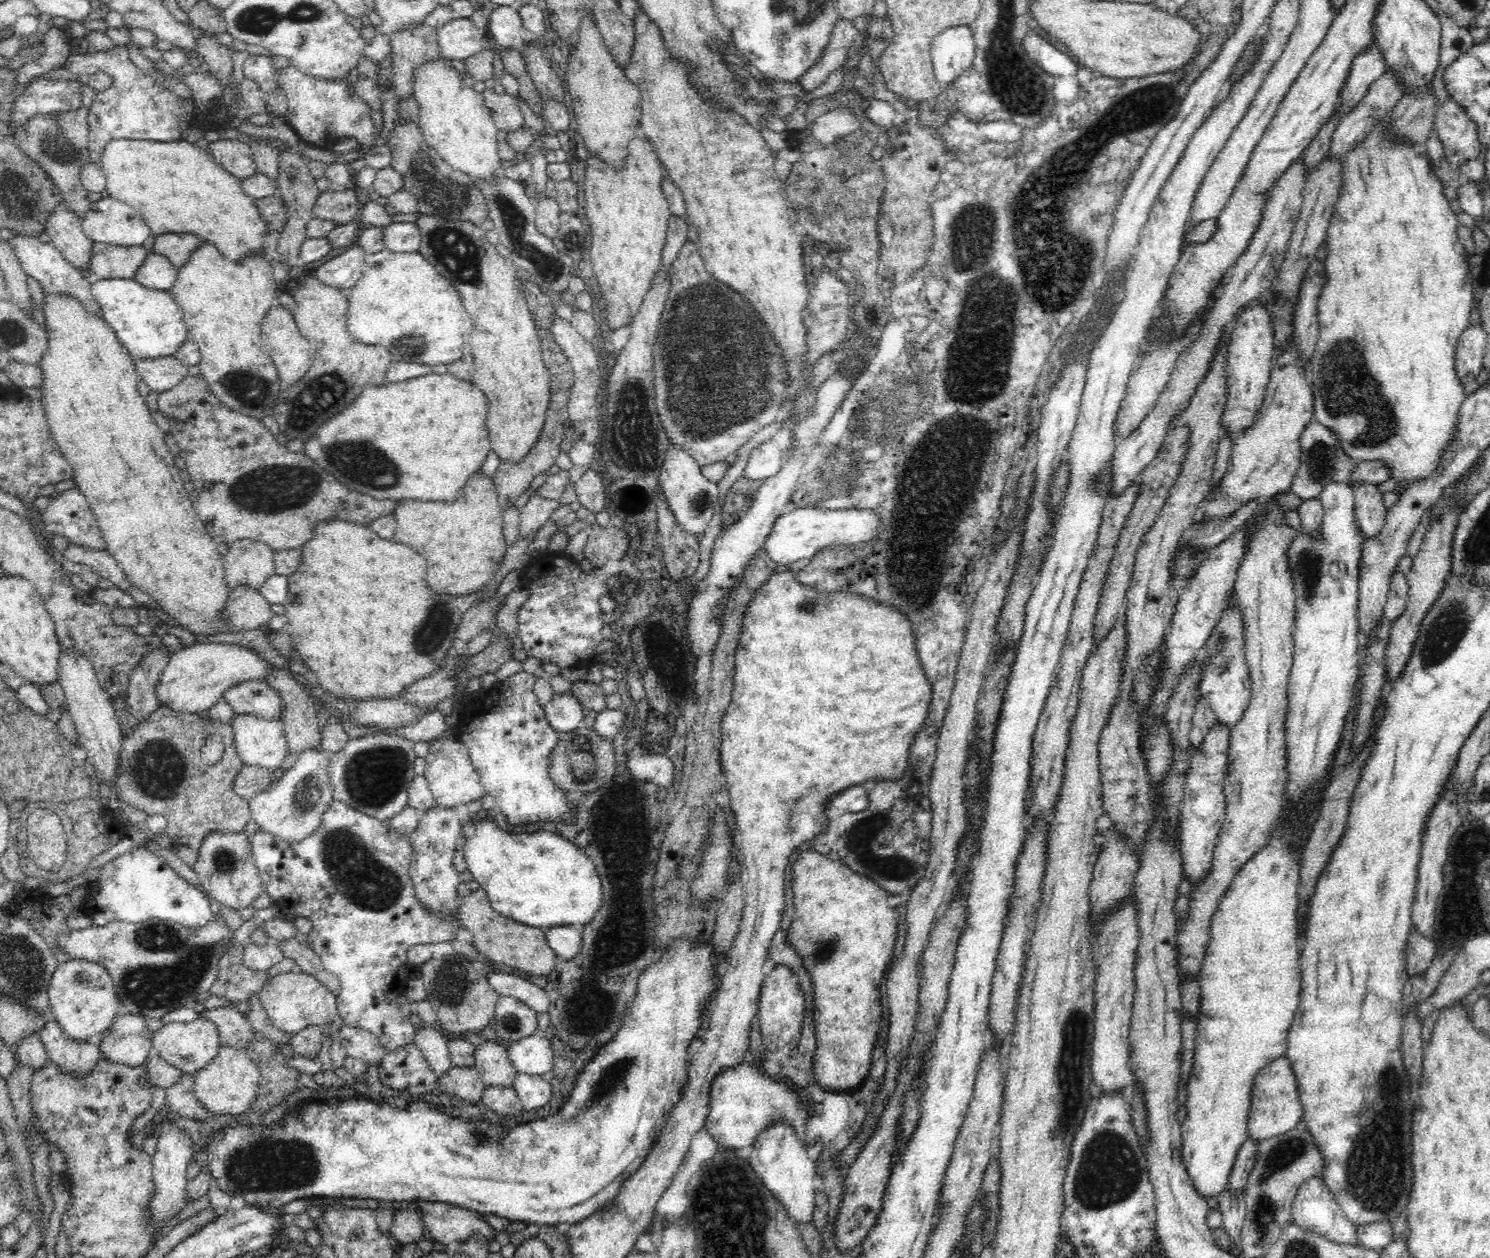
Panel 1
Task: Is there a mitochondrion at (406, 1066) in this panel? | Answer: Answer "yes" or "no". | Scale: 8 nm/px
no

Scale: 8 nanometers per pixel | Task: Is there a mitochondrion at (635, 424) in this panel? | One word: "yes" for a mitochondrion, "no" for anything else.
yes

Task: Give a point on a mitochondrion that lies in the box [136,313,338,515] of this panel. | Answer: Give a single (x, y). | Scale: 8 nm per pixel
(248, 388)

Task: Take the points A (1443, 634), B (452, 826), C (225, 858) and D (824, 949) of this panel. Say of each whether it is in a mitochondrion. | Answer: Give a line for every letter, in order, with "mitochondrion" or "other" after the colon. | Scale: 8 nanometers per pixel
A: mitochondrion
B: other
C: mitochondrion
D: mitochondrion

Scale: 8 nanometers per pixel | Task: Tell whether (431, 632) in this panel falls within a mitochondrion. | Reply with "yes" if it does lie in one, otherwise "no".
yes

